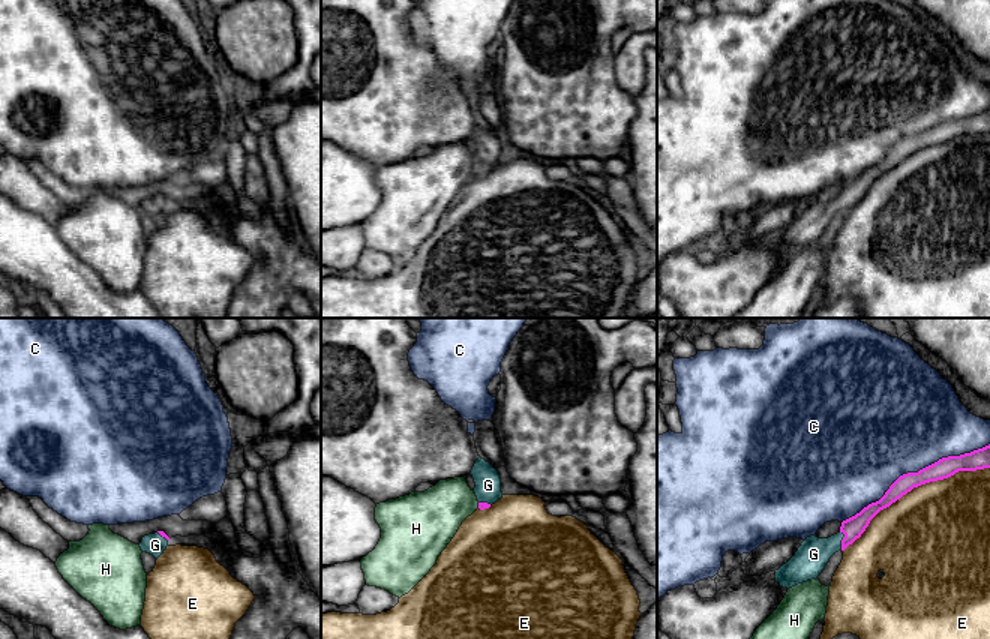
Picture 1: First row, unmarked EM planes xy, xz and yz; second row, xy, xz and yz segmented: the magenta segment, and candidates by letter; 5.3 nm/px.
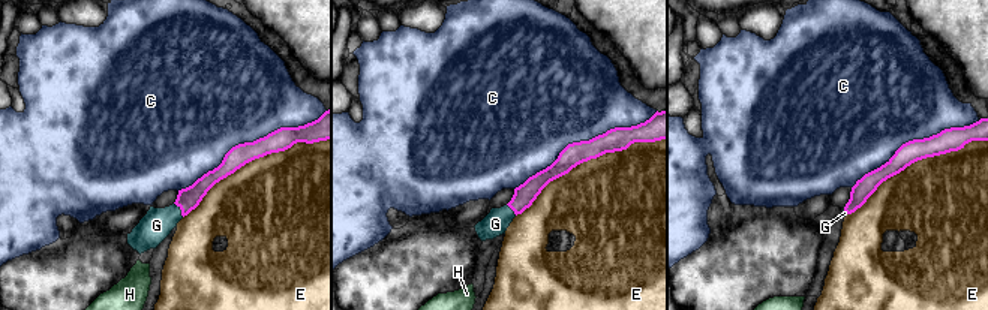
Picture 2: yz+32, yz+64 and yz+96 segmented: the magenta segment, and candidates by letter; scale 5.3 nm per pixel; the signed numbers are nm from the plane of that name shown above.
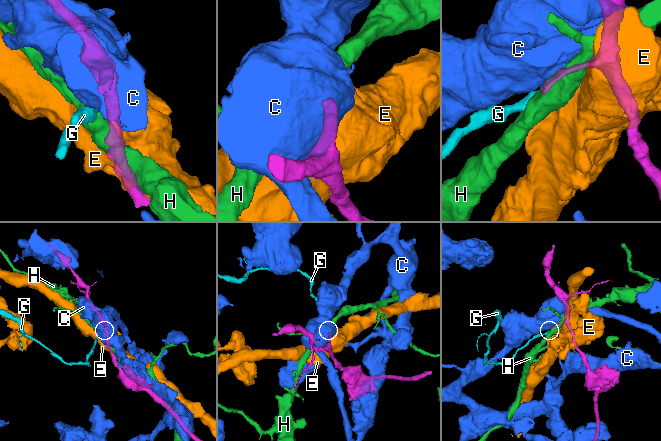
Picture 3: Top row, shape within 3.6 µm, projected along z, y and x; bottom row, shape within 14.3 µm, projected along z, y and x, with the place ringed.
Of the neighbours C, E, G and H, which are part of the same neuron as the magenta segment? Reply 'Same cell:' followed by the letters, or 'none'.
Same cell: G

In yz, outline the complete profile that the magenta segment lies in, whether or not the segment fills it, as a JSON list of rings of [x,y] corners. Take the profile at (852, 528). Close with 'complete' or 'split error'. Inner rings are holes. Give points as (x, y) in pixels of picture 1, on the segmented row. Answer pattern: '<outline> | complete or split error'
[[[990,444],[960,456],[942,458],[918,472],[900,476],[879,501],[868,504],[855,516],[843,520],[837,534],[828,538],[819,538],[816,536],[807,537],[795,555],[776,570],[776,582],[789,590],[798,584],[816,579],[836,552],[844,550],[860,538],[870,520],[880,510],[890,507],[914,488],[948,478],[958,471],[976,471],[984,468],[990,468]]] | split error

